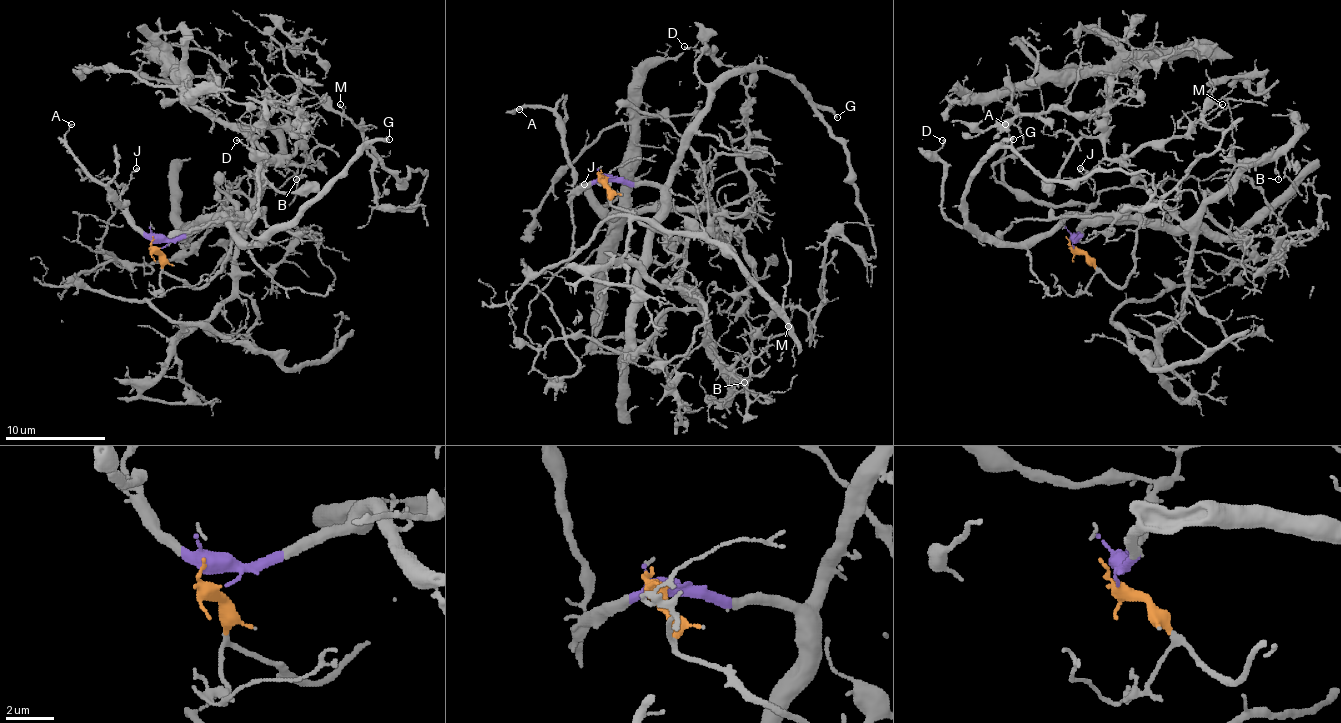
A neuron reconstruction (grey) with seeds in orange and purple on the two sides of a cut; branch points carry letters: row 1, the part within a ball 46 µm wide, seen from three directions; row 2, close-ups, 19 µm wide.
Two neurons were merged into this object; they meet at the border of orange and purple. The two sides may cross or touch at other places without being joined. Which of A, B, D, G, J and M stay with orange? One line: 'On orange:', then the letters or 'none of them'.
On orange: B, M

